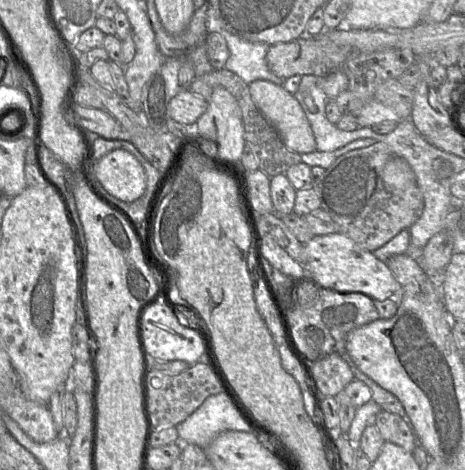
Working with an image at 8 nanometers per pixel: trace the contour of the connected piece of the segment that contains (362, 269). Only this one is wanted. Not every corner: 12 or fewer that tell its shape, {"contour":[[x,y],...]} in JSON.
{"contour":[[340,232],[304,244],[319,287],[380,301],[401,285],[385,262]]}

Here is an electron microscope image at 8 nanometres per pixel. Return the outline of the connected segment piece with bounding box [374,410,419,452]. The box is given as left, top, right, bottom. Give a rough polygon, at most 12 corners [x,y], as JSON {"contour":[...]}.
{"contour":[[381,410],[374,425],[385,442],[409,452],[419,445],[399,415]]}

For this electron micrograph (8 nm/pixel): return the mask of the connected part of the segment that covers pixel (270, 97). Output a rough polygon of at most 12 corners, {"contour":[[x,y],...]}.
{"contour":[[266,80],[249,84],[257,108],[289,150],[316,150],[294,94]]}

